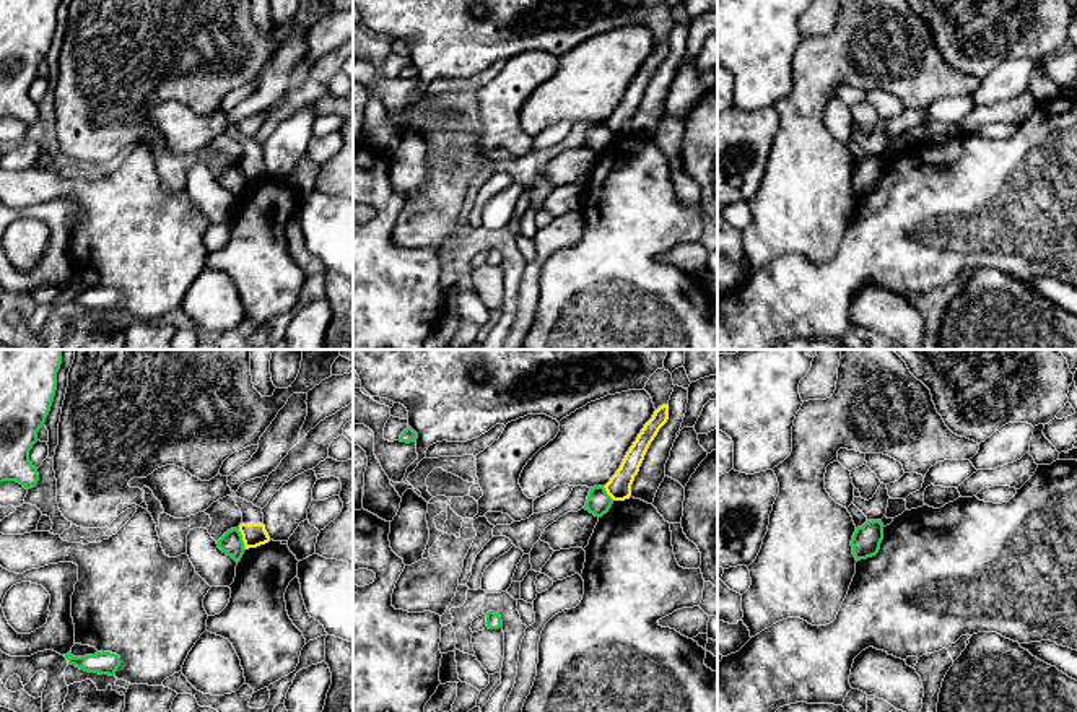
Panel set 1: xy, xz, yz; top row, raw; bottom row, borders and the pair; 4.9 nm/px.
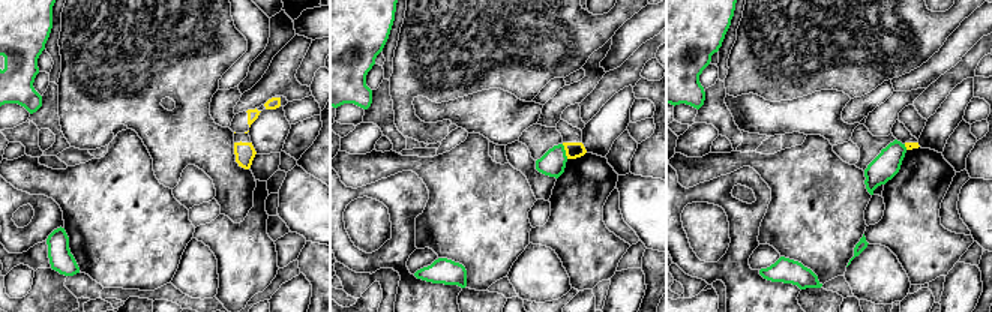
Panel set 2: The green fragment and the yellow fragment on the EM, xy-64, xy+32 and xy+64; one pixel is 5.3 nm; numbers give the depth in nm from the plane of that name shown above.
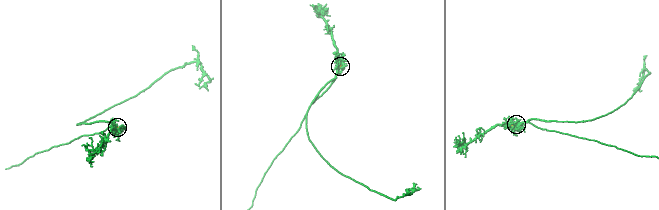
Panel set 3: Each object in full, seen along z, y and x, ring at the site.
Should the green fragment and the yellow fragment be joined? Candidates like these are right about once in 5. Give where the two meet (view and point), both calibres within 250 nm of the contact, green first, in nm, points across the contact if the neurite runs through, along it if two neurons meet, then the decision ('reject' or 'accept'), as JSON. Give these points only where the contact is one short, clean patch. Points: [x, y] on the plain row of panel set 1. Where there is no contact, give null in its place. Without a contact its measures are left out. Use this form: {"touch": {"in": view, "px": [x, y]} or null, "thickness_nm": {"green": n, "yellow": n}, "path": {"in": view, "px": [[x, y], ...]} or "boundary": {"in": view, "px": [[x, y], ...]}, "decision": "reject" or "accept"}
{"touch": {"in": "xy", "px": [241, 174]}, "thickness_nm": {"green": 120, "yellow": 120}, "boundary": {"in": "xy", "px": [[238, 164], [246, 184]]}, "decision": "reject"}

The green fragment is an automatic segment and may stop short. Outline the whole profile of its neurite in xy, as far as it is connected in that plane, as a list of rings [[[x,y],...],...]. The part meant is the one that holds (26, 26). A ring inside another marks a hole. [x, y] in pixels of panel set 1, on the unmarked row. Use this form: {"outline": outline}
{"outline": [[[0,0],[0,119],[16,117],[31,125],[39,117],[29,86],[50,47],[60,0]]]}

